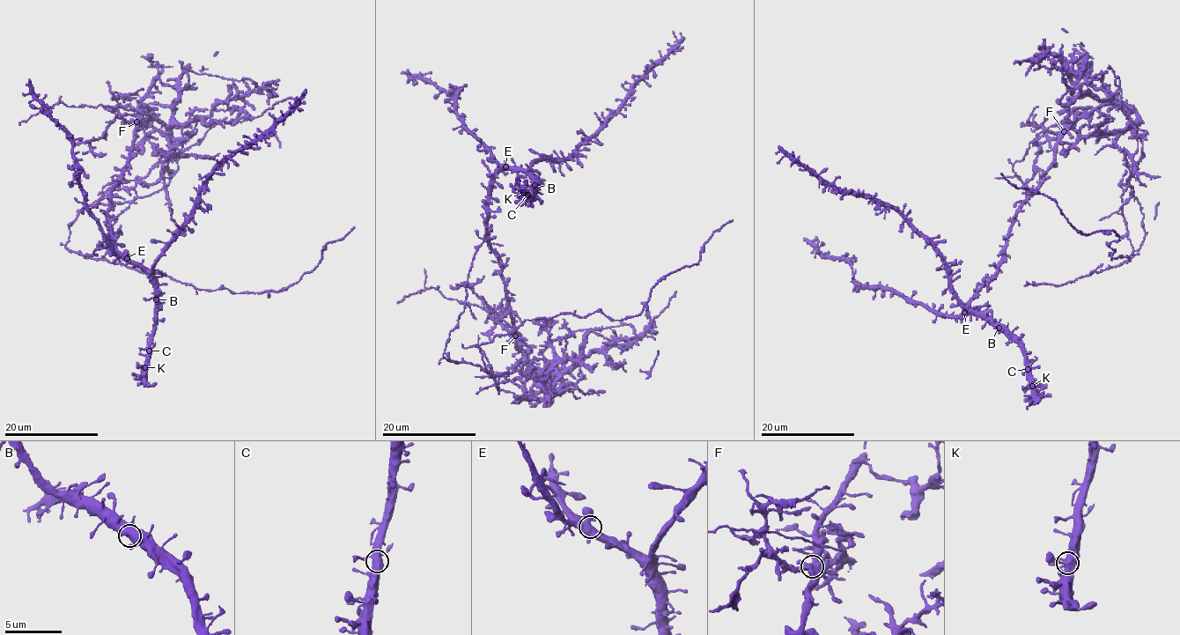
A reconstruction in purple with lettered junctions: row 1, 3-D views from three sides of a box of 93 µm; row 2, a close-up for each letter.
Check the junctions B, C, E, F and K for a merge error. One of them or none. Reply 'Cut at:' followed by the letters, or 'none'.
Cut at: F

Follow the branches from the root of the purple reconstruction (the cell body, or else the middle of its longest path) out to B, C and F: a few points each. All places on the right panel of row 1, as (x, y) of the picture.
B: (1093, 109), (1082, 113), (1057, 144), (1044, 181), (1017, 214), (999, 273), (967, 309), (999, 328)
C: (1093, 109), (1082, 113), (1057, 144), (1044, 181), (1017, 214), (999, 273), (967, 309), (1014, 341), (1028, 369)
F: (1093, 109), (1081, 113), (1064, 131)

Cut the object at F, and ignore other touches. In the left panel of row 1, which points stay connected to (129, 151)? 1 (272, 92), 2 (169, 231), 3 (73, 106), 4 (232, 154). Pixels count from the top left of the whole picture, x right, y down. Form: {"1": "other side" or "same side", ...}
{"1": "other side", "2": "same side", "3": "other side", "4": "same side"}

